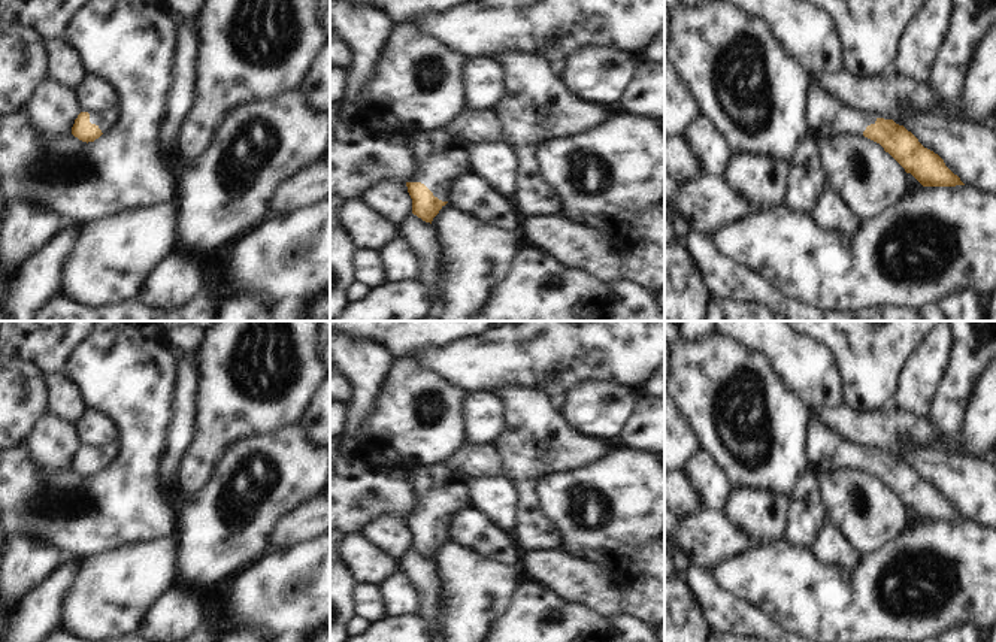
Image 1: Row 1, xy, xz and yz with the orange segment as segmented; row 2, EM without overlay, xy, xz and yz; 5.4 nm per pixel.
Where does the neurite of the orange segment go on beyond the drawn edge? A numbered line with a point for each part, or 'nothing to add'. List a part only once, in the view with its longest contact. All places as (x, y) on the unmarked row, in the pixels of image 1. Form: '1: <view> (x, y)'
1: xz (441, 491)

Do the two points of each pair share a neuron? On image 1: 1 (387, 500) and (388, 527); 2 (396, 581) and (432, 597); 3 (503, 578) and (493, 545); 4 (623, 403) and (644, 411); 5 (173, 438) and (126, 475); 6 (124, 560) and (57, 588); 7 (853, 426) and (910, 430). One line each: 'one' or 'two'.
1: two
2: two
3: two
4: two
5: two
6: two
7: one

